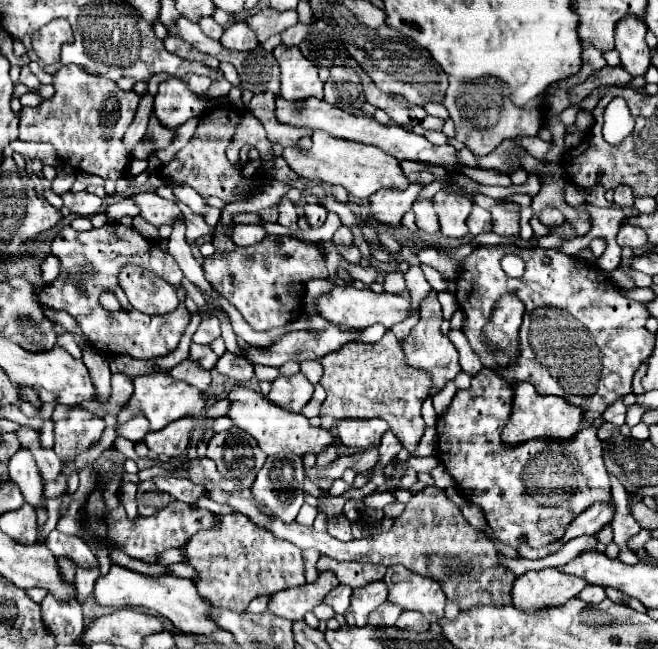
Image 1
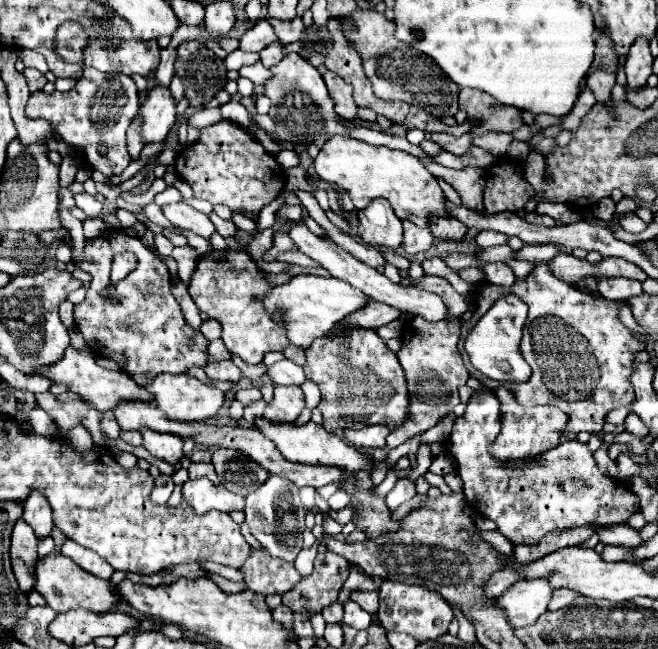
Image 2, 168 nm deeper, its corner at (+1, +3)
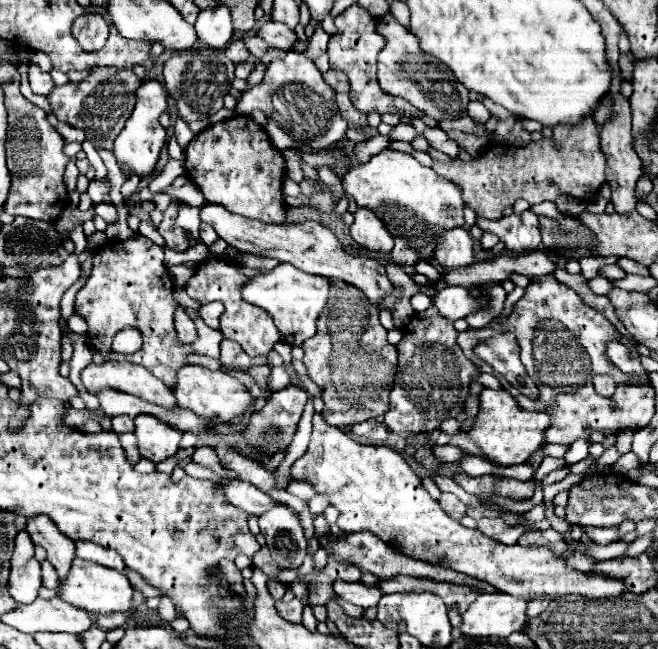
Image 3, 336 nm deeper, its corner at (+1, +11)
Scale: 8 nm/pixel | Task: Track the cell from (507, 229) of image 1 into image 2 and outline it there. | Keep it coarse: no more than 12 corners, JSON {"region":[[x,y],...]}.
{"region":[[480,231],[476,243],[482,247],[504,245],[508,235],[496,231]]}

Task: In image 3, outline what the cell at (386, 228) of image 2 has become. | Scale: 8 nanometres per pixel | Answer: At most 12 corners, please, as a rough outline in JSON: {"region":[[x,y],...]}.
{"region":[[370,209],[354,213],[350,235],[358,247],[390,253],[394,239]]}

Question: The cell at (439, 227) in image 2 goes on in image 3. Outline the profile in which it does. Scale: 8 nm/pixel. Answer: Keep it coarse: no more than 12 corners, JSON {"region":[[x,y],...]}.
{"region":[[464,227],[442,233],[434,257],[442,267],[474,263],[472,237]]}

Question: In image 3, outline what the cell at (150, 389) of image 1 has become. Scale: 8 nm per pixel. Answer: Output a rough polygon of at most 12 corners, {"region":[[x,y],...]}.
{"region":[[184,365],[178,407],[212,423],[230,423],[252,405],[226,371]]}

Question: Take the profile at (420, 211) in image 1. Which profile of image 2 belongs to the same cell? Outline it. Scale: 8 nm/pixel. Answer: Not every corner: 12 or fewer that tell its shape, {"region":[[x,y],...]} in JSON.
{"region":[[402,221],[404,247],[408,253],[426,251],[434,235],[430,225],[416,227]]}

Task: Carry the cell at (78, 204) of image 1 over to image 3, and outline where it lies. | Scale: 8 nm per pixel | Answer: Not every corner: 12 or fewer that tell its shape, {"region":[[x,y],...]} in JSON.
{"region":[[112,203],[96,205],[100,215],[108,225],[118,221],[118,211]]}

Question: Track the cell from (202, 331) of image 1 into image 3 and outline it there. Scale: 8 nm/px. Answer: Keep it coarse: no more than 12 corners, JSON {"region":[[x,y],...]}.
{"region":[[220,303],[198,309],[198,317],[212,329],[218,329],[222,315]]}

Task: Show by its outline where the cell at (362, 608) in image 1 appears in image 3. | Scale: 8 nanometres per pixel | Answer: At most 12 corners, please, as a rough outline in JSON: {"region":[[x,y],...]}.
{"region":[[334,581],[334,593],[364,609],[376,607],[380,589]]}

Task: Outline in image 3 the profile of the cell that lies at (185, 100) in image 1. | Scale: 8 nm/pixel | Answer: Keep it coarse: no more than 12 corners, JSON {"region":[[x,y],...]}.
{"region":[[142,83],[114,141],[126,177],[154,173],[168,111],[162,83]]}

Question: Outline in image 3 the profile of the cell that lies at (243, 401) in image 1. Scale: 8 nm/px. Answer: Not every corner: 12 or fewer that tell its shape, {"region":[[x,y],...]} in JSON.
{"region":[[314,413],[290,475],[344,533],[532,601],[616,597],[544,547],[450,519],[400,453]]}

